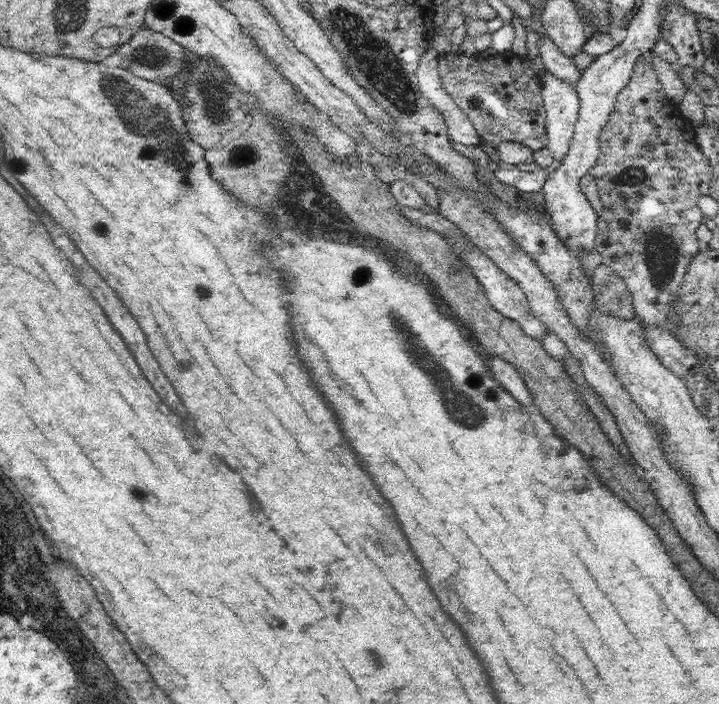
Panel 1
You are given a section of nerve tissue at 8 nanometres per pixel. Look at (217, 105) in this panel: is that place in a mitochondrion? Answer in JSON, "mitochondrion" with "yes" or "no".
{"mitochondrion":"yes"}

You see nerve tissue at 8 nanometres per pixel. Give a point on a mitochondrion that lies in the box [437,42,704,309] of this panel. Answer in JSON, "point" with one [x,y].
{"point":[661,252]}

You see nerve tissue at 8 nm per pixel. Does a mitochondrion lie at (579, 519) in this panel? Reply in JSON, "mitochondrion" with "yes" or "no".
{"mitochondrion":"yes"}

